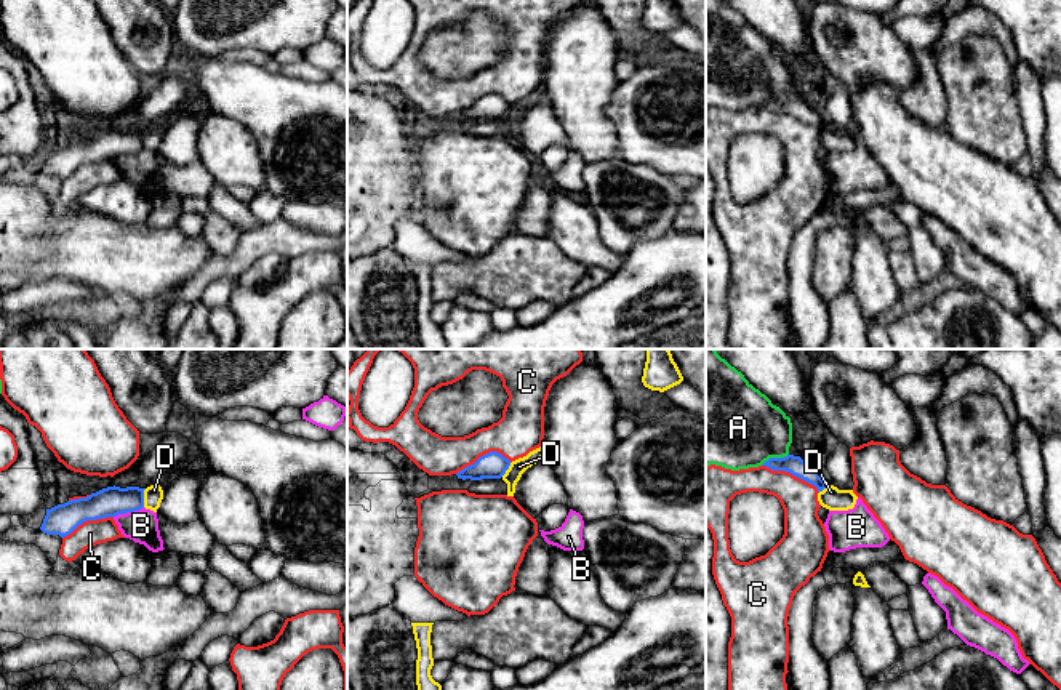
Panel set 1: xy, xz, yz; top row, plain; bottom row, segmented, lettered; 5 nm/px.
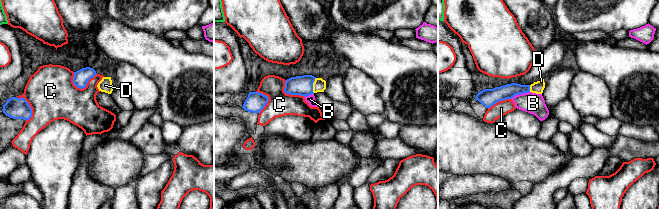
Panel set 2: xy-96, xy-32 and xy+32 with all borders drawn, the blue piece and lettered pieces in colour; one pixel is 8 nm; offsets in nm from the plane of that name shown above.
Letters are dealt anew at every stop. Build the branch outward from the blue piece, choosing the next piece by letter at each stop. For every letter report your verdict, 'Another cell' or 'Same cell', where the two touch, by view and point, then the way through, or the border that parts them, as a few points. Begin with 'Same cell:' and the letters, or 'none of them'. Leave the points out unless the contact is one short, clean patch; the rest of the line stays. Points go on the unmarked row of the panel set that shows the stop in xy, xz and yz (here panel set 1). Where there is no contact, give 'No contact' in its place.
Same cell: none of them
A: Another cell. Touches blue at yz (773, 100)
B: Another cell. Touches blue at xy (128, 152). Boundary: xy (143, 148), (119, 154), (114, 159)
C: Another cell. Touches blue at yz (791, 114)
D: Another cell. Touches blue at xy (143, 140). Boundary: xy (146, 130), (143, 148)

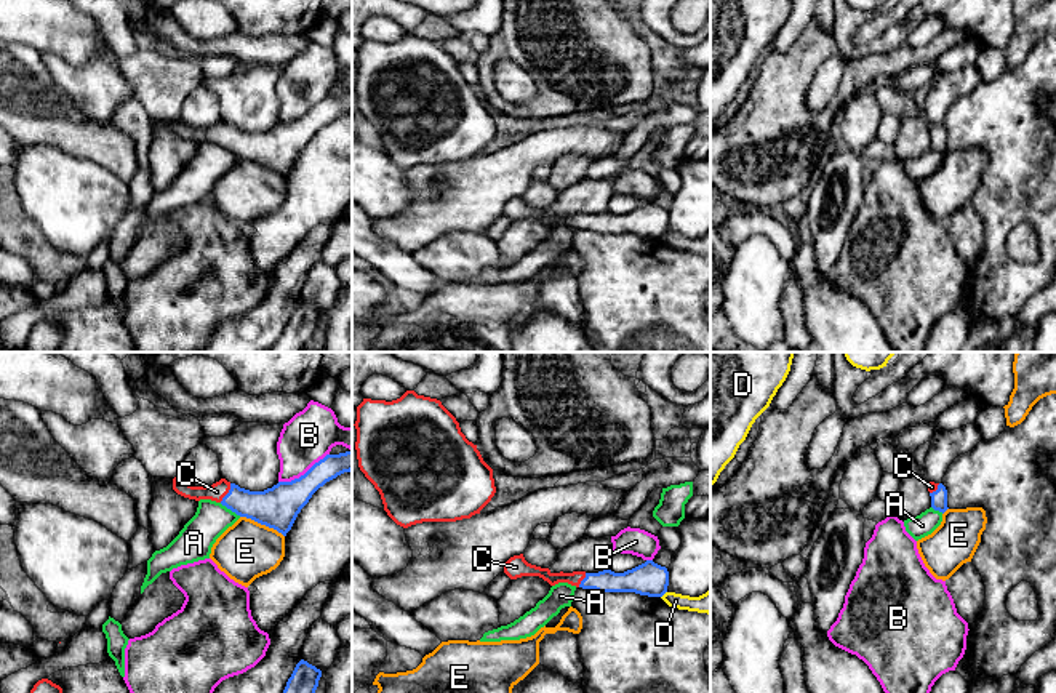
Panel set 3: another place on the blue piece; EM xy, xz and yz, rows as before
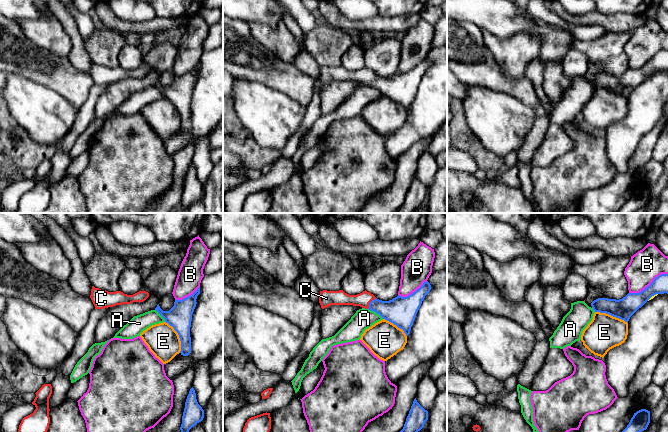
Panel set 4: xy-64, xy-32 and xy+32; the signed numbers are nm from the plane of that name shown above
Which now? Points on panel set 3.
Same cell: C
A: Another cell. Touches blue at xy (231, 151). Boundary: xy (220, 144), (240, 157)
B: Another cell. Touches blue at xy (304, 116)
C: Same cell. Touches blue at xy (228, 135). Path across: xy (274, 149), (248, 146), (228, 135), (216, 133)
D: Another cell. Touches blue at xz (664, 234)
E: Another cell. Touches blue at xy (263, 165). Boundary: xy (240, 157), (272, 168), (284, 178)

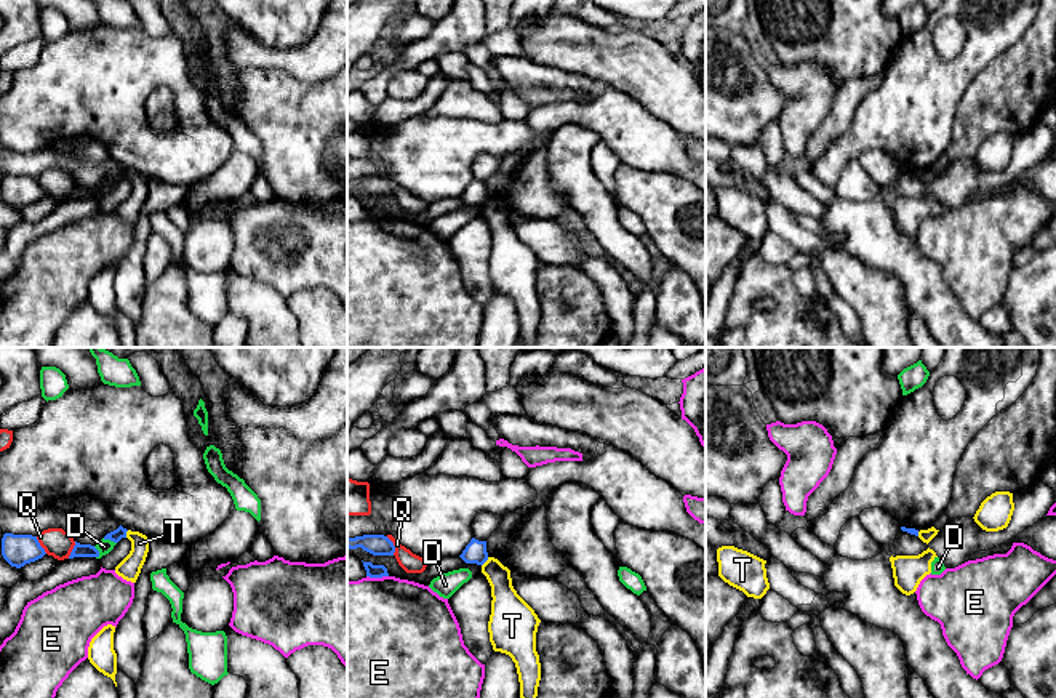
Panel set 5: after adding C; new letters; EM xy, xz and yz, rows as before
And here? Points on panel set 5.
Same cell: none of them
D: Another cell. Touches blue at xy (109, 180). Boundary: xy (103, 180), (116, 184)
E: Another cell. Touches blue at xz (378, 218). Boundary: xz (367, 216), (388, 218)
Q: Another cell. Touches blue at xz (394, 188). Boundary: xz (386, 178), (394, 188), (394, 196)
T: Another cell. Touches blue at xz (485, 202). Boundary: xz (488, 199), (482, 207)

